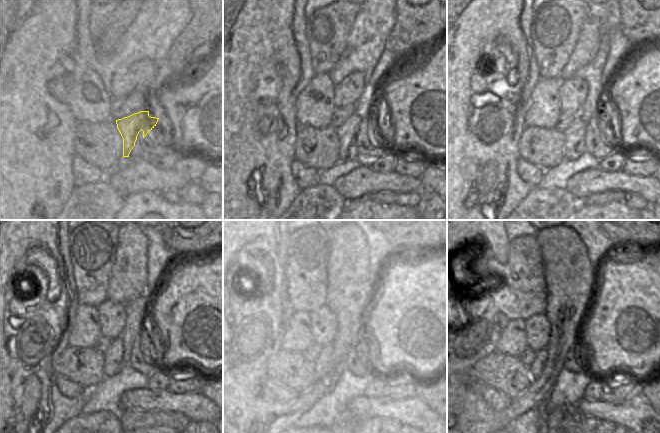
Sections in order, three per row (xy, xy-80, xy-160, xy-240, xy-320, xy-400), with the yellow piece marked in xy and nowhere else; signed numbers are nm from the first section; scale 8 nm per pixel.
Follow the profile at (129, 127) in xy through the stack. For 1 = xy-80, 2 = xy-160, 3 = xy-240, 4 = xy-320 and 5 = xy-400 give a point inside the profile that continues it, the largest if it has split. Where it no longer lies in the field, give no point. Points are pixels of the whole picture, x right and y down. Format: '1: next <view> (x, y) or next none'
1: next xy-80 (346, 132)
2: next xy-160 (573, 129)
3: next xy-240 (112, 358)
4: next xy-320 (325, 363)
5: next xy-400 (544, 360)

